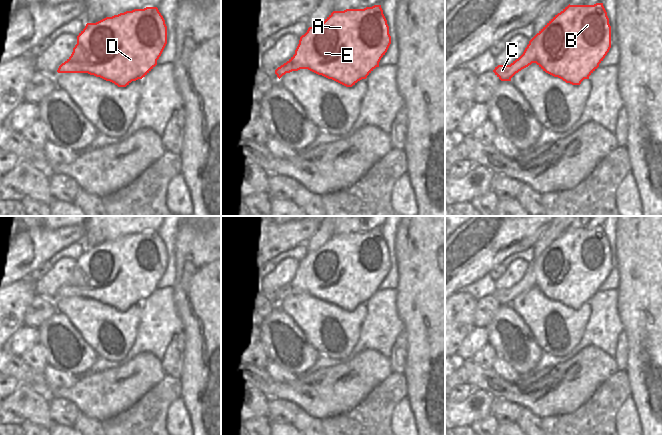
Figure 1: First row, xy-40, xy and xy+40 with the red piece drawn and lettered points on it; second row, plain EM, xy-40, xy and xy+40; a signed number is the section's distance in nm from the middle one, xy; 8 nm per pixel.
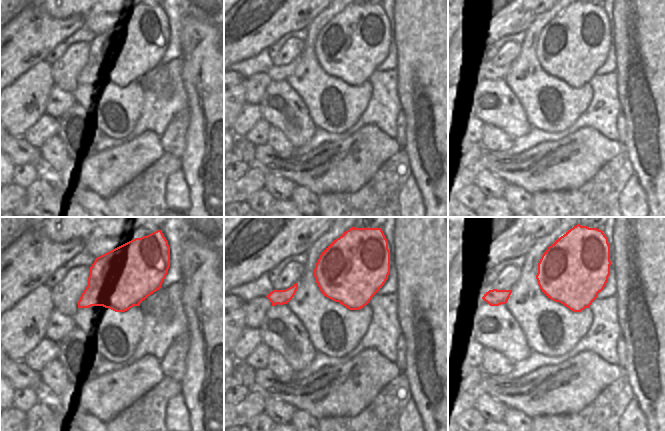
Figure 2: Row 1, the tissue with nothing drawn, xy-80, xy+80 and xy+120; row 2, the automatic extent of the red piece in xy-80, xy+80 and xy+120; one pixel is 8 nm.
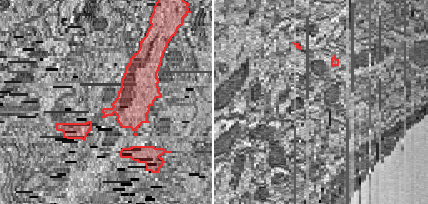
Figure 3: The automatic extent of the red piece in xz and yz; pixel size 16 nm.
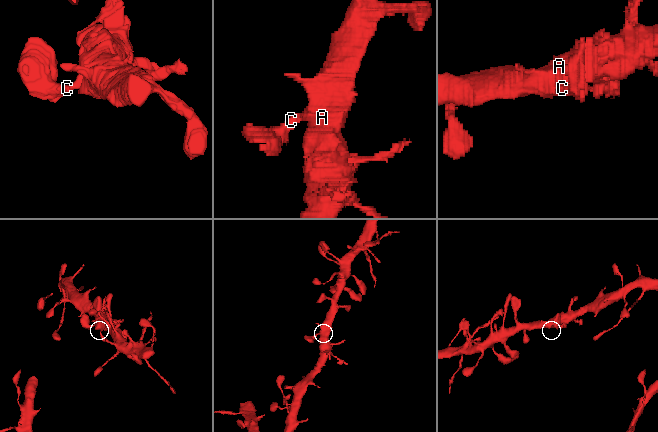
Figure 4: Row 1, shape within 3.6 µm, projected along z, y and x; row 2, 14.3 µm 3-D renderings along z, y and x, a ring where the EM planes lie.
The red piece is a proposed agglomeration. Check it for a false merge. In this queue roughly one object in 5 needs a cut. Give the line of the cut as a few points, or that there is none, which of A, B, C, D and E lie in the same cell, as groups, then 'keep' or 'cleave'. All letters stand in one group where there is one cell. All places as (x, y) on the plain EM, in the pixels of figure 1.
cut none; groups A B C D E; keep

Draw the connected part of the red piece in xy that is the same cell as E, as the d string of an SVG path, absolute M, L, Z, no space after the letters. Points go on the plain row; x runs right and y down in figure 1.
M381 229L333 235L320 249L308 252L300 261L295 278L278 291L275 298L280 303L286 297L308 293L346 311L352 311L379 291L390 268L389 250Z

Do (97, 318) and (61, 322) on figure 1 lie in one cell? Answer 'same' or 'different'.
different

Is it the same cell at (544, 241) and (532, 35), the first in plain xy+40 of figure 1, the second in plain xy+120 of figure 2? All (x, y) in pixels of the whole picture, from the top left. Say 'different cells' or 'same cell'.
same cell

